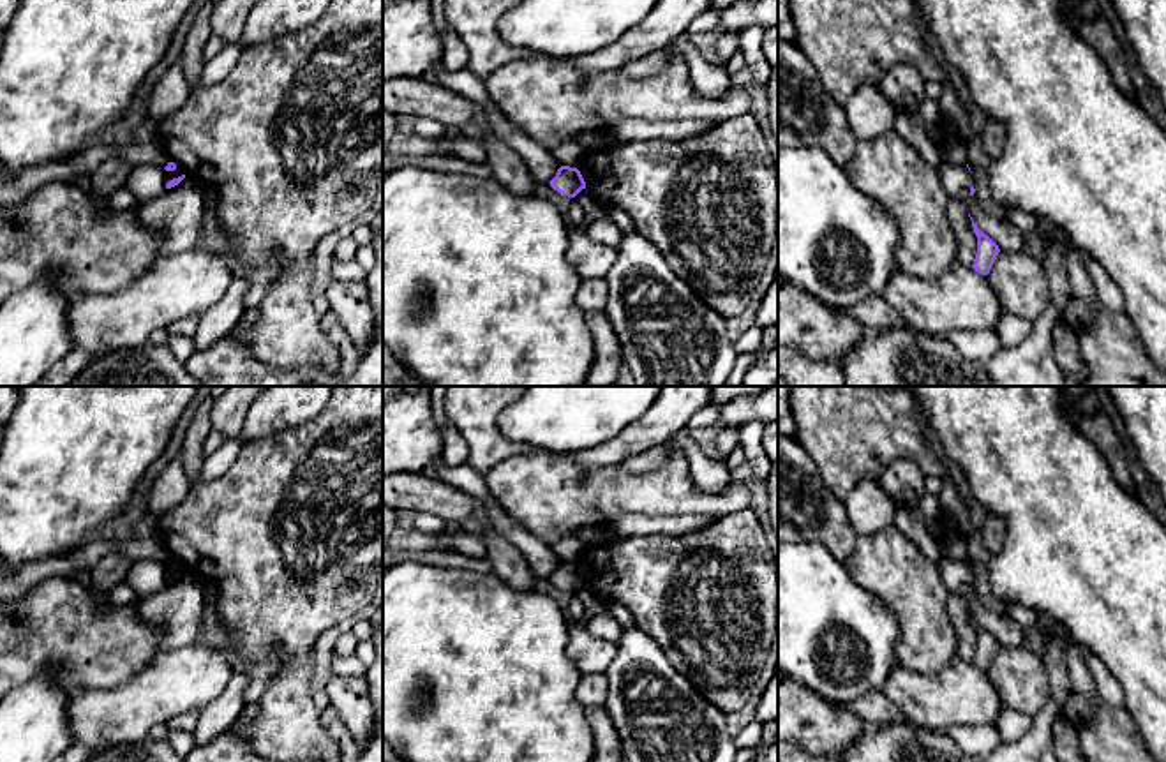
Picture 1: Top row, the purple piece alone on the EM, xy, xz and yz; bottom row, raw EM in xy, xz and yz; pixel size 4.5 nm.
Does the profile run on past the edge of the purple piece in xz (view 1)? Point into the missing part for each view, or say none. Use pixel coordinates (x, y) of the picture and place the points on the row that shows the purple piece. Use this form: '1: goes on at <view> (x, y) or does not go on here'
1: does not go on here

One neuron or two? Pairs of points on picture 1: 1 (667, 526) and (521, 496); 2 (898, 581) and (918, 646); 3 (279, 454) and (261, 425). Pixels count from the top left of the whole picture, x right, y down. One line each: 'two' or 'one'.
1: two
2: one
3: two

